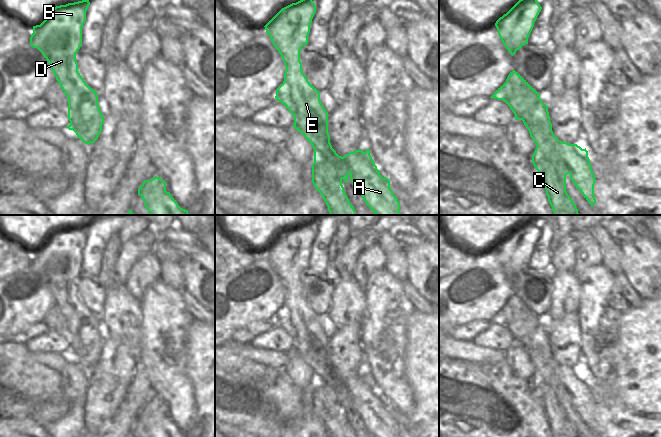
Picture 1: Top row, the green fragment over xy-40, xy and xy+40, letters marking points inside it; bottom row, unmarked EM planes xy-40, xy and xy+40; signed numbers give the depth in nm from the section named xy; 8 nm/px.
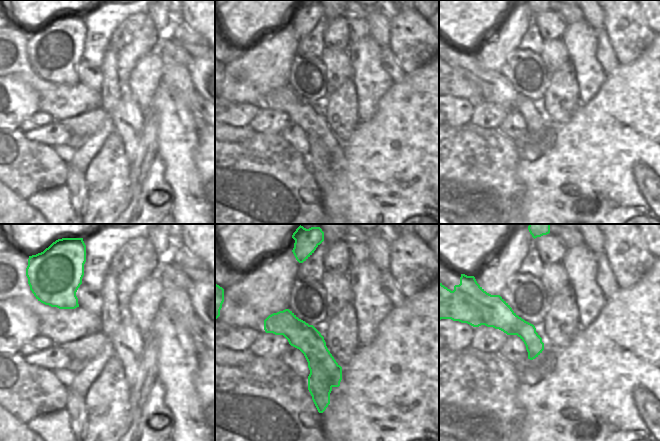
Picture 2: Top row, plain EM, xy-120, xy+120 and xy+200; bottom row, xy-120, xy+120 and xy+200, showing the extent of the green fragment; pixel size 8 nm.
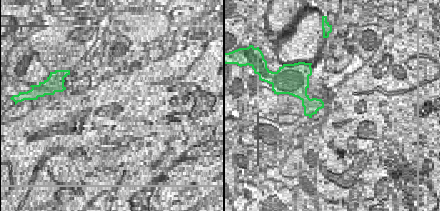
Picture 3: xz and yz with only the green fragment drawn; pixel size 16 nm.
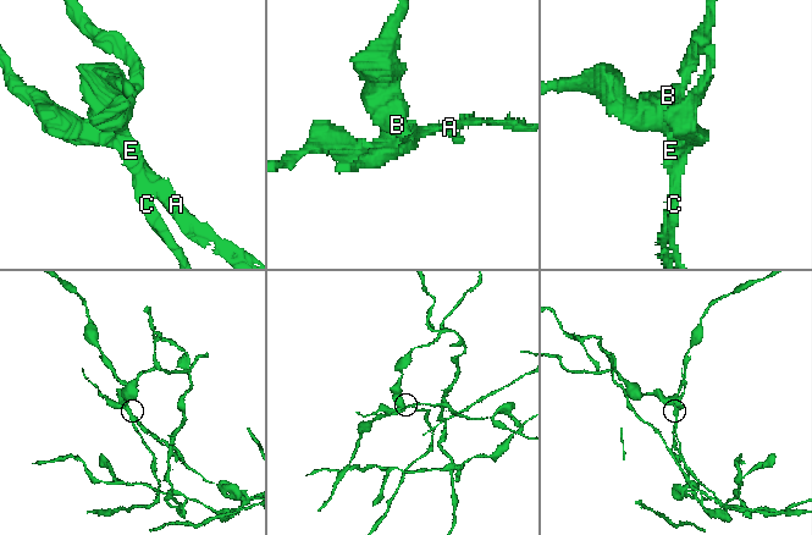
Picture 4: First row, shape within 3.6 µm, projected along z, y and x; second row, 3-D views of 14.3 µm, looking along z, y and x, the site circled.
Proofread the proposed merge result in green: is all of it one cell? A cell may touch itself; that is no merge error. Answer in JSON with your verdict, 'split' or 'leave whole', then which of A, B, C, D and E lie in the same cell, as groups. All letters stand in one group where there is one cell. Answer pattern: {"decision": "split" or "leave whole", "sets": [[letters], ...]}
{"decision": "split", "sets": [["A", "C"], ["B", "D", "E"]]}

